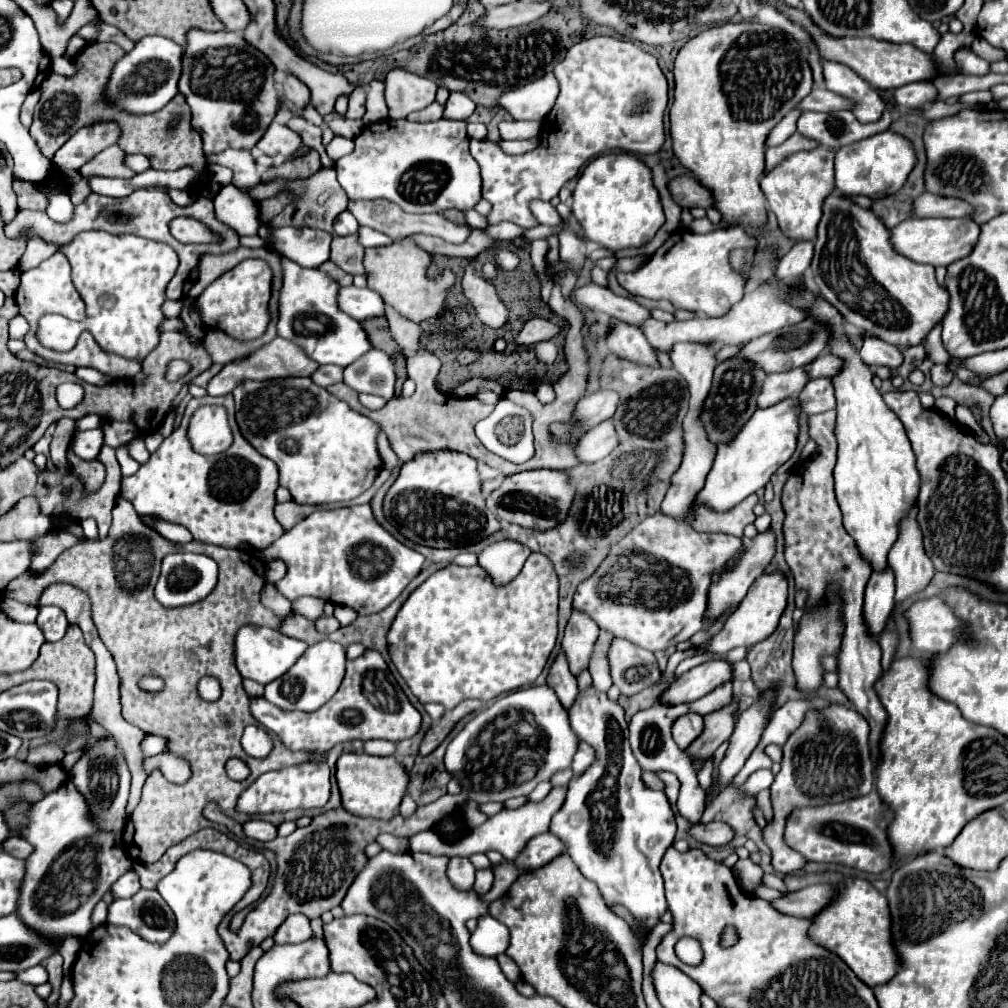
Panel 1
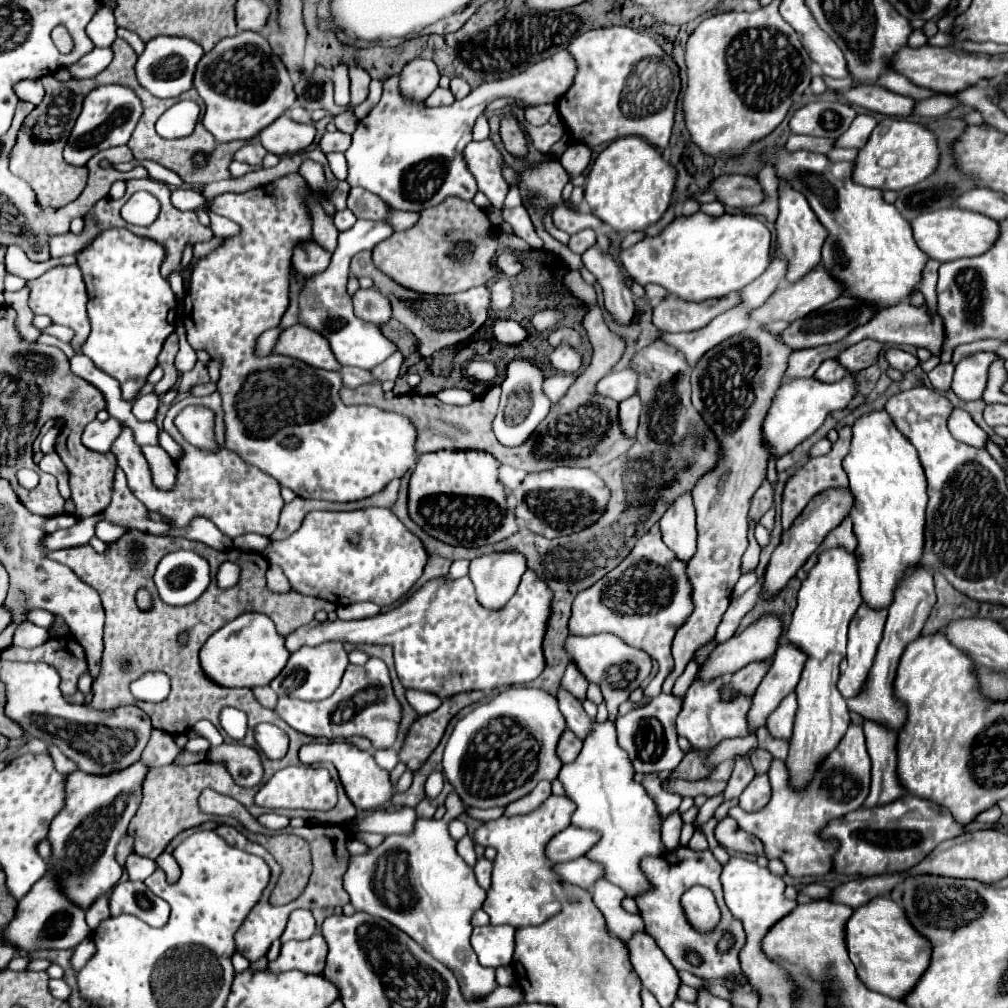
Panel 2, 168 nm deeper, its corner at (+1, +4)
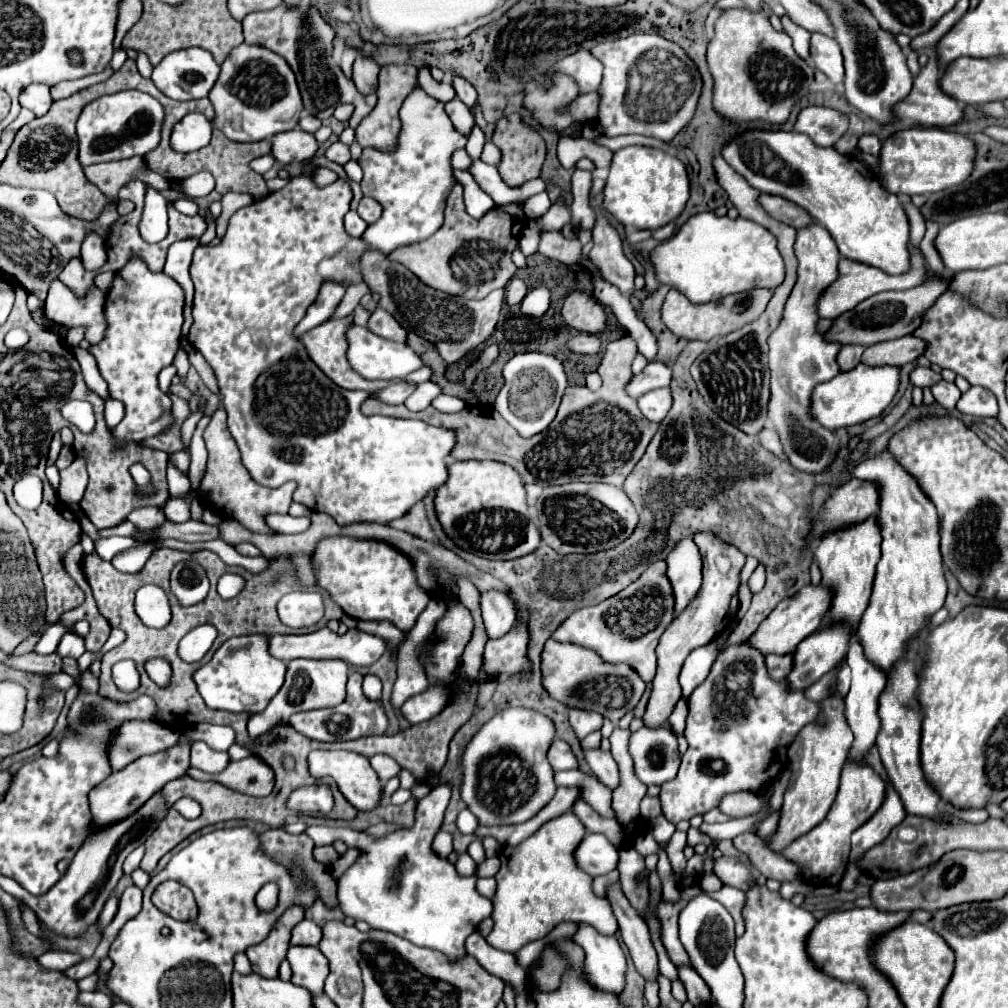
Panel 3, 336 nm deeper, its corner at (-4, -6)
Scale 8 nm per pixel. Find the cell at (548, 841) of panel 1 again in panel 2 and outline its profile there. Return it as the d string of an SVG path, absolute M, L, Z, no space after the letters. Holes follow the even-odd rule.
M569 826L547 842L545 854L551 862L569 862L583 856L597 840L599 834L591 830L579 830L577 826Z

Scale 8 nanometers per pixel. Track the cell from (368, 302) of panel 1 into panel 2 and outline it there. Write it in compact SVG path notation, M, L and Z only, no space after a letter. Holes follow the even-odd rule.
M359 288L353 294L355 316L373 324L383 324L391 318L391 302L377 288Z

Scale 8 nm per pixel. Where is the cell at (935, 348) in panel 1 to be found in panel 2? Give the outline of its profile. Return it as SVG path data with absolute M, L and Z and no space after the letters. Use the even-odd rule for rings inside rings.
M975 352L967 358L963 358L955 366L955 376L953 376L953 392L961 400L977 400L981 398L985 384L987 384L987 372L989 366L999 360L1001 356L997 352Z

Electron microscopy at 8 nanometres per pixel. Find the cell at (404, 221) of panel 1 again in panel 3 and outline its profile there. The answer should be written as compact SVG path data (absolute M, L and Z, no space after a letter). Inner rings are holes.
M364 196L364 198L360 200L358 214L360 214L362 220L366 220L368 224L372 224L374 220L380 218L380 214L382 214L382 206L380 206L374 198L366 198L366 196Z

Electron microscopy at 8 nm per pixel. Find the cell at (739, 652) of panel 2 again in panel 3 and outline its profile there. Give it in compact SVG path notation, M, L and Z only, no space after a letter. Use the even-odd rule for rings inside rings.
M808 584L804 586L802 590L798 590L794 596L782 600L774 610L772 614L762 622L762 626L750 636L750 644L756 648L760 648L764 654L770 654L770 652L776 652L776 654L788 654L792 652L804 638L808 638L810 634L814 634L824 616L828 614L830 610L830 604L832 604L832 592L824 586L814 586L814 584Z

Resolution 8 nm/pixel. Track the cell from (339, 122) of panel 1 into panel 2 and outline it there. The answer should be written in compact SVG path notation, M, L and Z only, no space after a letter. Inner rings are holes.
M279 116L259 134L259 142L263 144L263 148L277 156L305 150L313 142L313 138L315 138L313 124L297 124L287 116Z

